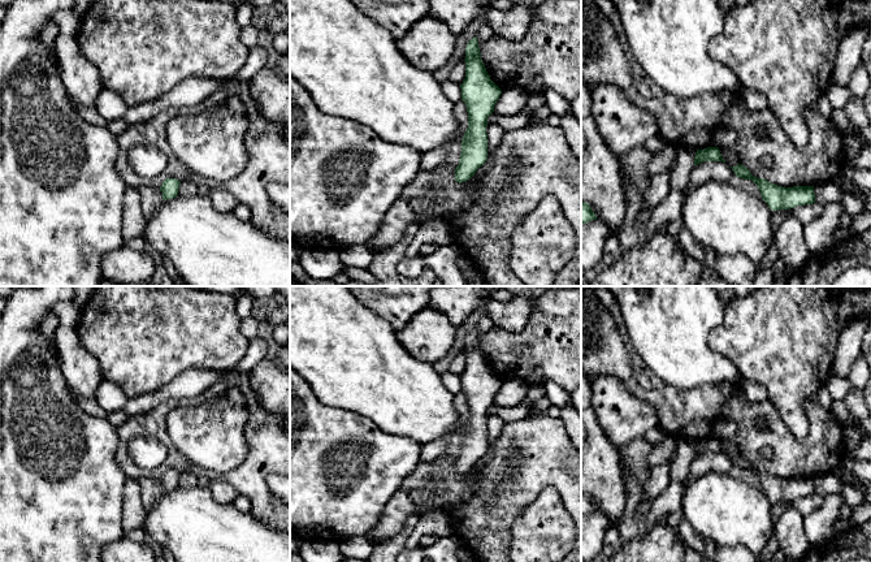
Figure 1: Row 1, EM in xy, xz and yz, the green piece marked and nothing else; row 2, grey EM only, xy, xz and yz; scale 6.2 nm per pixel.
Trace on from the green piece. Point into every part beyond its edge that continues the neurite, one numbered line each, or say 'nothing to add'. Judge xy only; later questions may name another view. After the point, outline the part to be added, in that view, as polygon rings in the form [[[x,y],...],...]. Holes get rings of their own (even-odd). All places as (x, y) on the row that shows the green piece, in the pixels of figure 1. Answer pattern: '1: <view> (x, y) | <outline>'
nothing to add

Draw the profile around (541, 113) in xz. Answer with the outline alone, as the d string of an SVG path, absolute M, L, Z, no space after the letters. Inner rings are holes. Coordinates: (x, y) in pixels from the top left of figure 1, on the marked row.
M541 105L536 109L528 111L526 114L533 121L546 121L551 112L546 105Z

